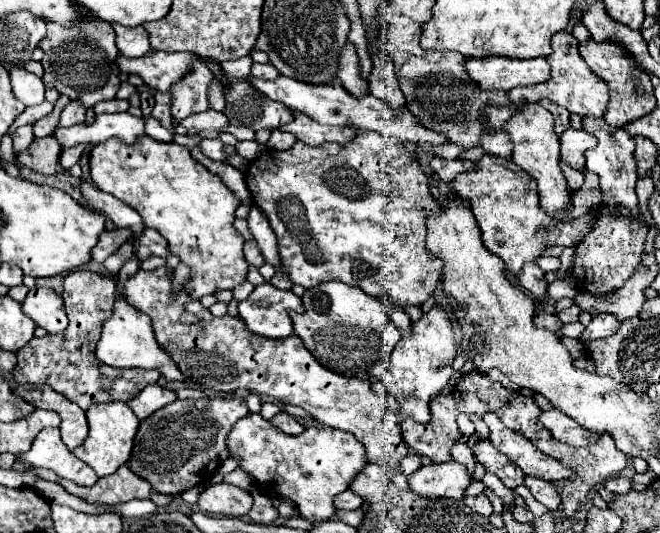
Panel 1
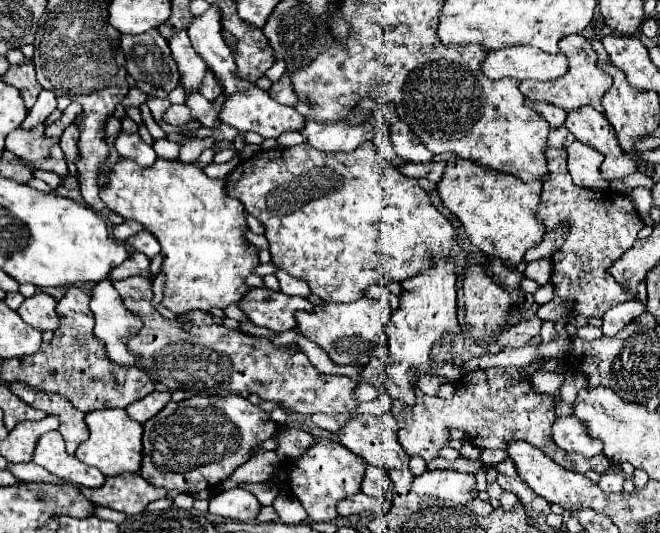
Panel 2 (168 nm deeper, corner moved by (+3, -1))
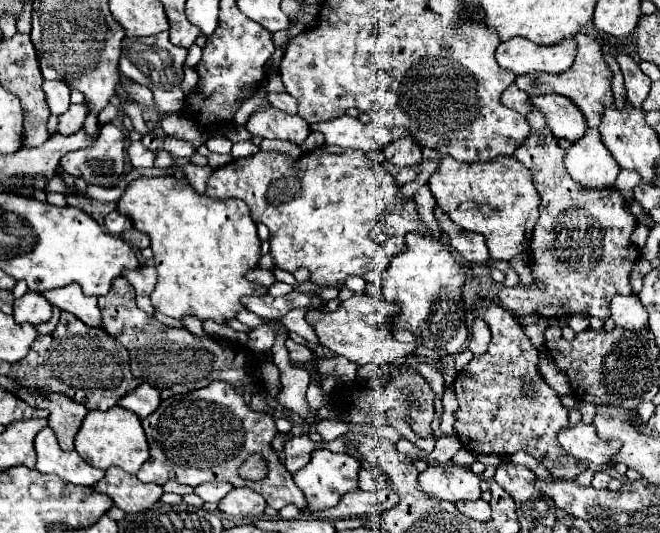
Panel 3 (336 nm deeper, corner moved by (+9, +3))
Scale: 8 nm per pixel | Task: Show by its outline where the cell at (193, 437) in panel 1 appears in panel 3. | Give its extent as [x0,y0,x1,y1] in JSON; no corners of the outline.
[137,382,305,510]

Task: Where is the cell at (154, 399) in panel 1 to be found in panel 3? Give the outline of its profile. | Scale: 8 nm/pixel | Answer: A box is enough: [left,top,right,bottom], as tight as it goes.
[119,384,161,420]

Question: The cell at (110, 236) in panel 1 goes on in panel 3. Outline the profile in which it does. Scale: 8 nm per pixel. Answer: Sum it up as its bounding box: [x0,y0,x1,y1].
[105,210,133,236]

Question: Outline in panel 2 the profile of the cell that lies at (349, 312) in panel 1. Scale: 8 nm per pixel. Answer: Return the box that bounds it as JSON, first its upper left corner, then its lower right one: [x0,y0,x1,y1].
[297,298,393,364]

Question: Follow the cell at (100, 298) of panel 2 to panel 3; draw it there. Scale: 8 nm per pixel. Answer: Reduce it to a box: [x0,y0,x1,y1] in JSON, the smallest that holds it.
[43,284,103,328]

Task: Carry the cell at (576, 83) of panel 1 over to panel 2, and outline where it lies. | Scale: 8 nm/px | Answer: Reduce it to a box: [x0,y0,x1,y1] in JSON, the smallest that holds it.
[519,34,613,112]

